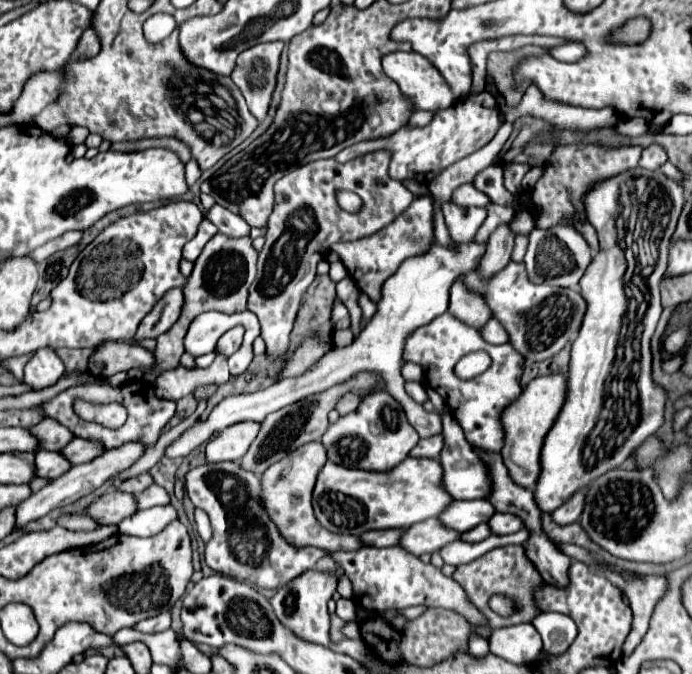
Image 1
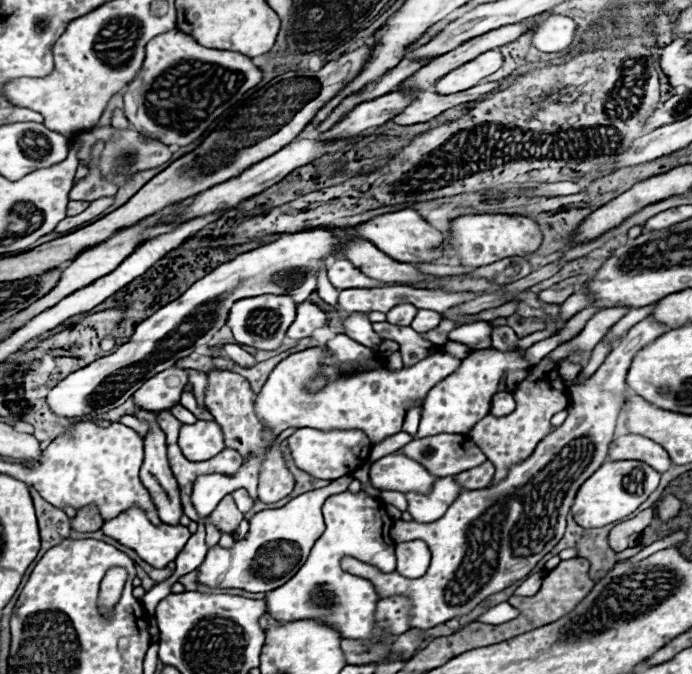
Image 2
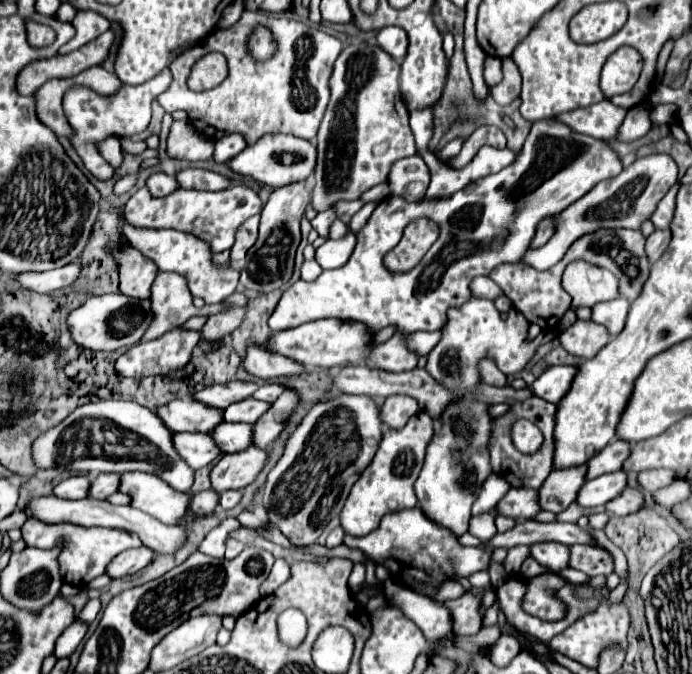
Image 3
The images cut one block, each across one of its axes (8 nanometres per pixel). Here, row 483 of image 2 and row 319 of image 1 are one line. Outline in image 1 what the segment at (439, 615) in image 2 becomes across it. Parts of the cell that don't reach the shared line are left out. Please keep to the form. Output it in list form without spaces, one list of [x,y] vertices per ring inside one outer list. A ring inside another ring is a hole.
[[[510,262],[506,270],[500,270],[490,286],[478,286],[478,274],[472,270],[466,276],[466,286],[472,286],[474,292],[486,298],[492,316],[506,326],[510,342],[528,362],[540,362],[558,354],[568,342],[576,338],[586,314],[586,300],[580,292],[548,284],[534,284],[528,280],[524,264],[516,262]]]

